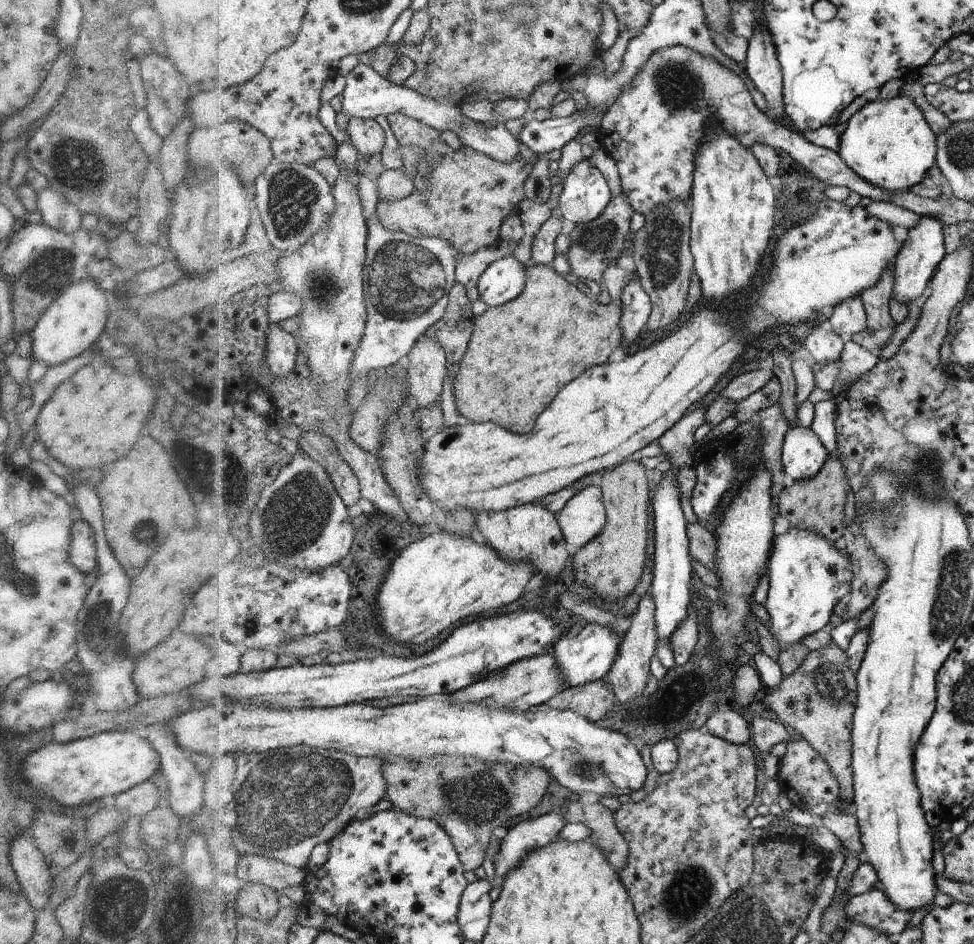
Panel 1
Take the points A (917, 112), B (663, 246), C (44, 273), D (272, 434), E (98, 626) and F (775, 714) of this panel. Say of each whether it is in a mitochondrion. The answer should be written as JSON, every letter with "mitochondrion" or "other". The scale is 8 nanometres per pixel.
{"A":"other","B":"mitochondrion","C":"mitochondrion","D":"other","E":"mitochondrion","F":"other"}

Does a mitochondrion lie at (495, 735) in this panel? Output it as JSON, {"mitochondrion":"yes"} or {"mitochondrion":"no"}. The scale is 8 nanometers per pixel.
{"mitochondrion":"no"}

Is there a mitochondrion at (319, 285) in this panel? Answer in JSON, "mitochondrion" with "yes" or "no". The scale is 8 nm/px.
{"mitochondrion":"yes"}

